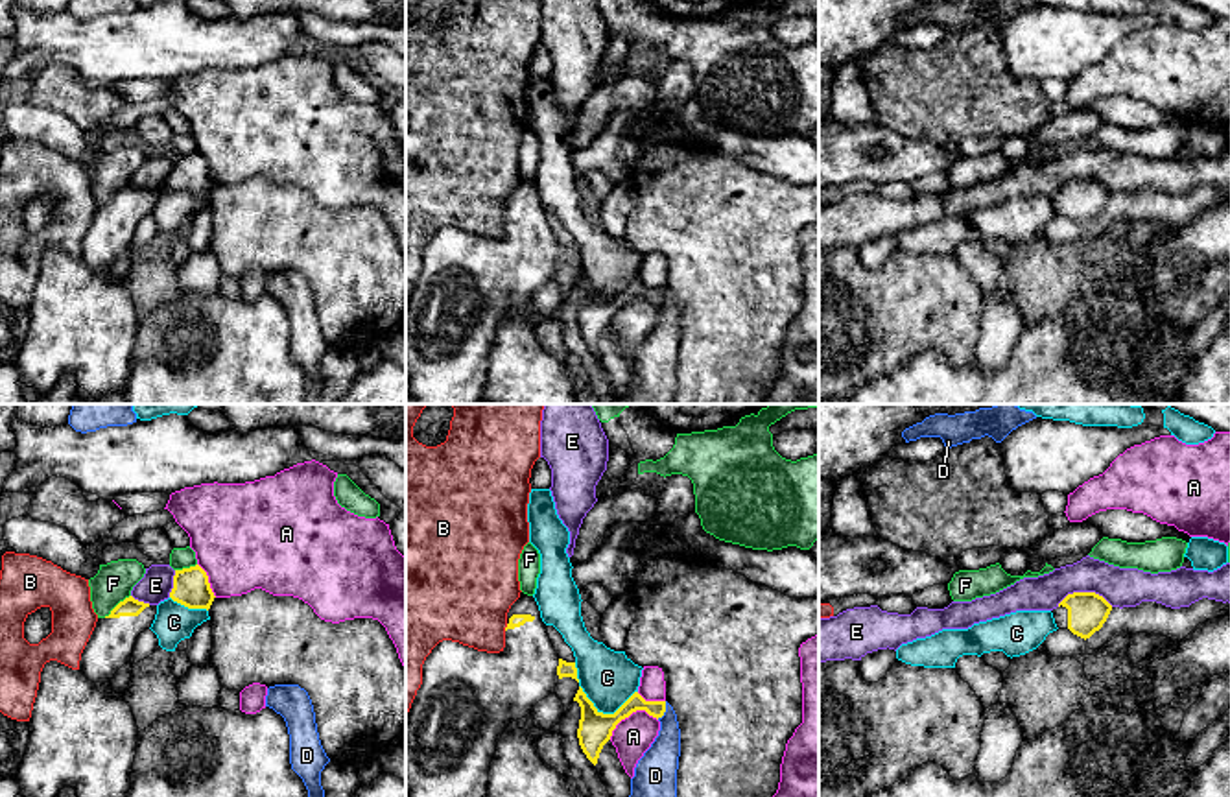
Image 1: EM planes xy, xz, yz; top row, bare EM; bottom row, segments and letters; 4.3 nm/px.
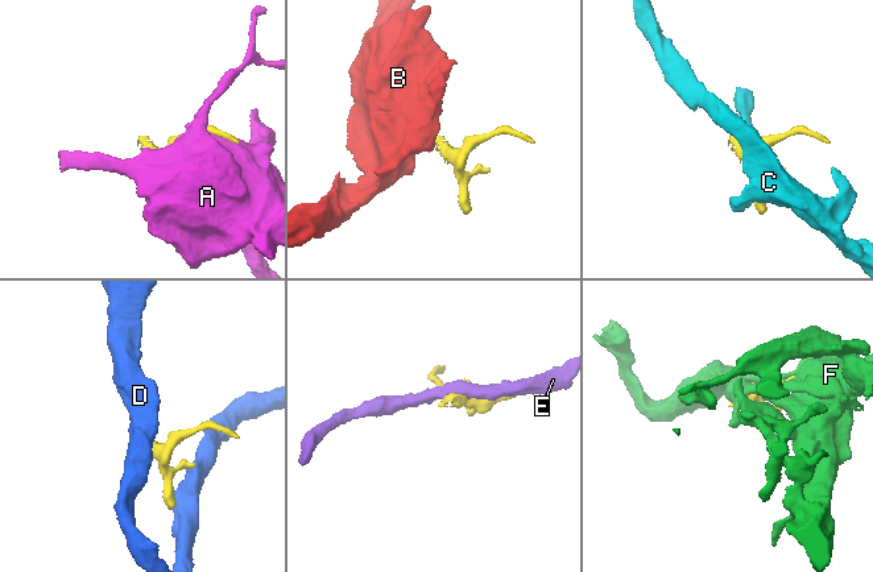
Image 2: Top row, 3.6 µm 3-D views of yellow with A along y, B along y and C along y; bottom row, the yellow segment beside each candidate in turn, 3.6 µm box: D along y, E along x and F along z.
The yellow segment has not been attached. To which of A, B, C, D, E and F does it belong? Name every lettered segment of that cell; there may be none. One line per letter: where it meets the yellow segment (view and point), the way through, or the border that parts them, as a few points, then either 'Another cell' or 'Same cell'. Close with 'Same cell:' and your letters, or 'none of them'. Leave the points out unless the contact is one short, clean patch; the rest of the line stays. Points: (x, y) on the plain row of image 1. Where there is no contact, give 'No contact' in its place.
A: Touches yellow at xz (629, 301). Another cell
B: Touches yellow at xz (506, 214). Boundary: xz (508, 211), (504, 216). Another cell
C: Touches yellow at xz (605, 301). Another cell
D: Touches yellow at xz (664, 297). Boundary: xz (666, 288), (666, 297), (657, 305). Another cell
E: Touches yellow at yz (1085, 179). Another cell
F: Touches yellow at xy (117, 192). Another cell
Same cell: none of them

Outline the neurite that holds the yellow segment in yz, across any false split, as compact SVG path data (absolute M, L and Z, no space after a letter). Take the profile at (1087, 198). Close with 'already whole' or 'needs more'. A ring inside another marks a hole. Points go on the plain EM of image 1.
M1073 179L1051 199L1059 216L1070 216L1088 229L1103 214L1110 197L1112 192L1103 183L1095 179Z | needs more

